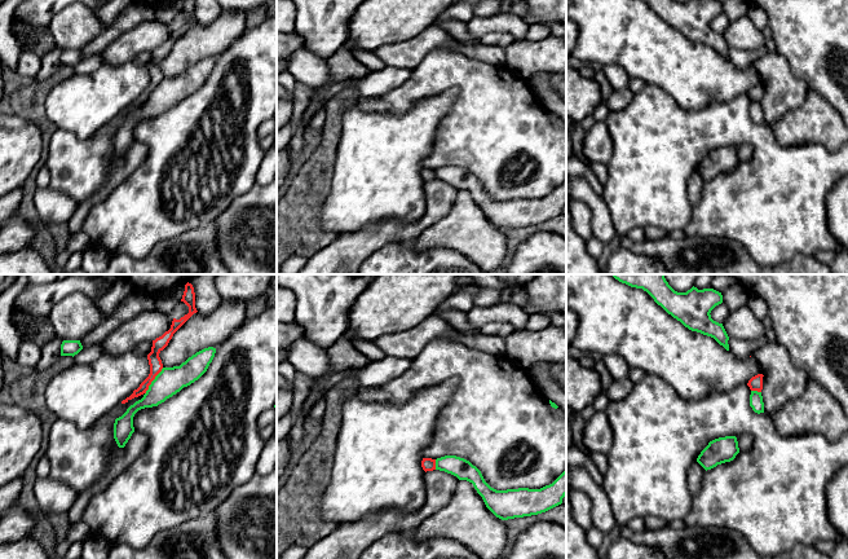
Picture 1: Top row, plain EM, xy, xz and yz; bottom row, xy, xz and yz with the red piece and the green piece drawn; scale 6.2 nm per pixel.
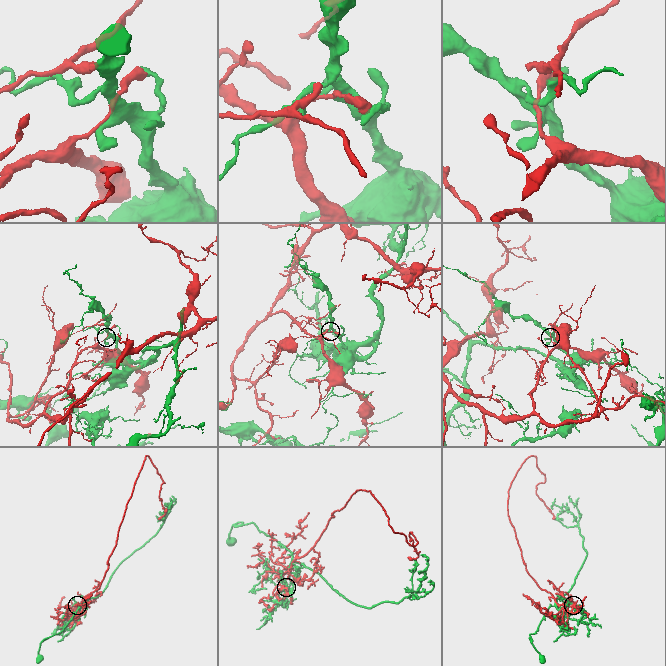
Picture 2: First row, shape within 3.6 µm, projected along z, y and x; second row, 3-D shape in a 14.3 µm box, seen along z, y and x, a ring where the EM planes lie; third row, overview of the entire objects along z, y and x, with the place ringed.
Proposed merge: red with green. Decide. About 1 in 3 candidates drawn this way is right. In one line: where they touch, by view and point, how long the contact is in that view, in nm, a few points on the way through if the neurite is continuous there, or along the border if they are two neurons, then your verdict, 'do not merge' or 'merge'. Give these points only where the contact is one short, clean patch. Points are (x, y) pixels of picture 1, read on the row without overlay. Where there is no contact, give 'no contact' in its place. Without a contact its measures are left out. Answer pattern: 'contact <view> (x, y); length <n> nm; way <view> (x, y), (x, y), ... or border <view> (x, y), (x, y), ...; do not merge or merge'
contact xy (153, 89); length 200 nm; do not merge

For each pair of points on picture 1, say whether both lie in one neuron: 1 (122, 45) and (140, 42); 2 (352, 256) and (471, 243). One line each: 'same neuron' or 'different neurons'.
1: same neuron
2: different neurons

